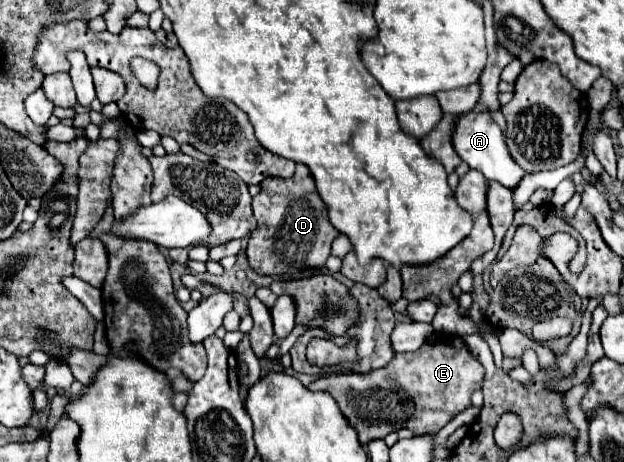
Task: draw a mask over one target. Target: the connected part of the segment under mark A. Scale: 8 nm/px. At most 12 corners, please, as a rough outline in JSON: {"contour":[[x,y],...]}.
{"contour":[[460,114],[458,156],[508,188],[524,170],[510,158],[490,114]]}

